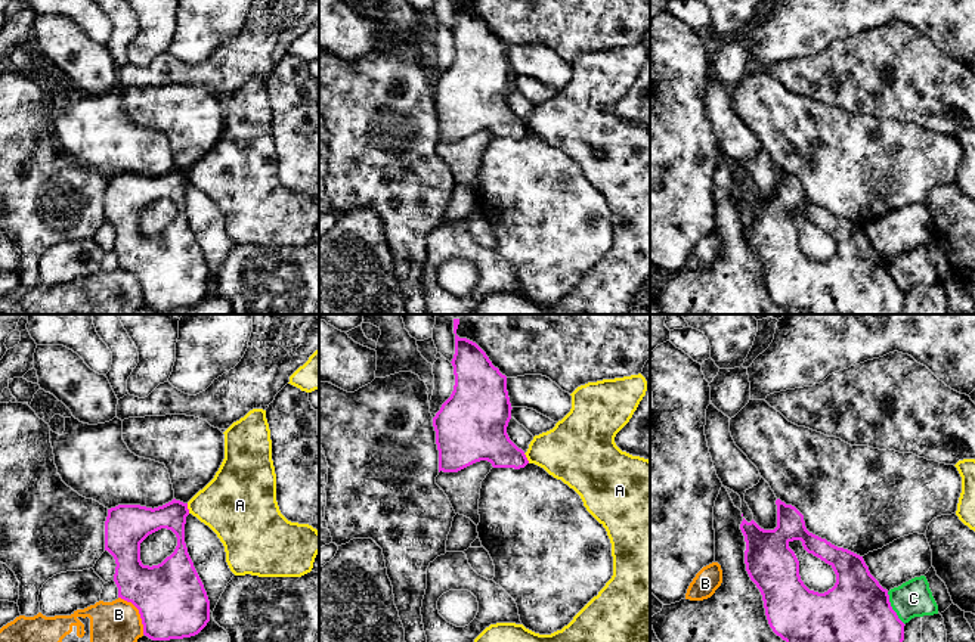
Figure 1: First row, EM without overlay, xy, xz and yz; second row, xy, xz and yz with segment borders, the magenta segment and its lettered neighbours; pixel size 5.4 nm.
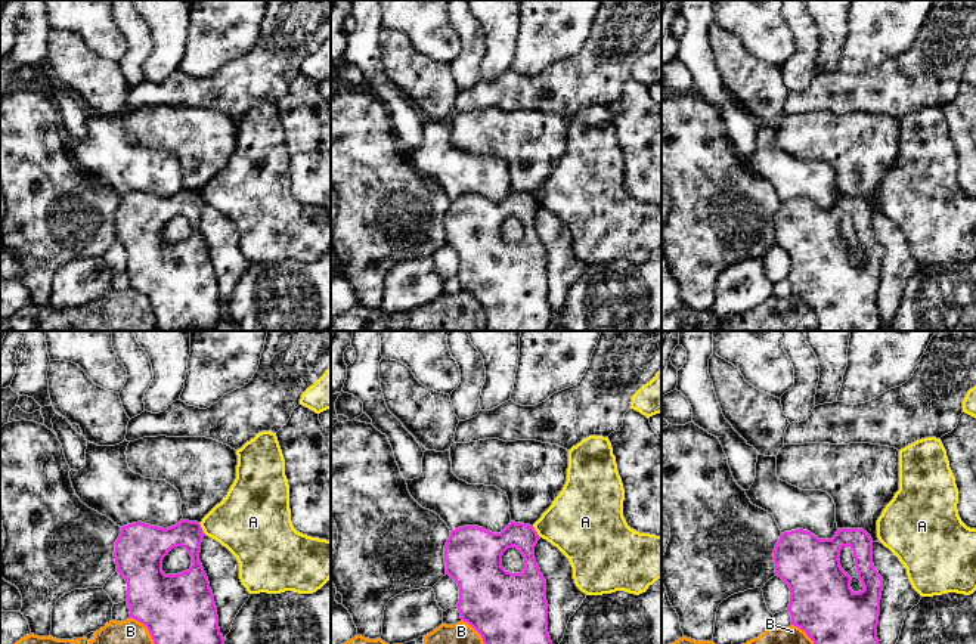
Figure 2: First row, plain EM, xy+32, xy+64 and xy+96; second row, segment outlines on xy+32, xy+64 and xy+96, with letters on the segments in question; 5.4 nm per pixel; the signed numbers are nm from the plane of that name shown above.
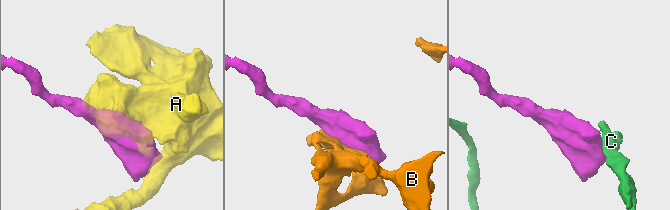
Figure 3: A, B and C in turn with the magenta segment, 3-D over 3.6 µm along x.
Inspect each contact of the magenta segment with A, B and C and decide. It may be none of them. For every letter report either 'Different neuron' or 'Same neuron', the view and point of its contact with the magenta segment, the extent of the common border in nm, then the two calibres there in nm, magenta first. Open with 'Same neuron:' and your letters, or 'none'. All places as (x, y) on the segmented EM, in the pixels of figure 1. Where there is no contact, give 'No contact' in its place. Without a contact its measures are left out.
Same neuron: none
A: Different neuron. Touches magenta at xy (186, 508). Shared border 60 nm. Thickness 160 nm (magenta) against 360 nm
B: Different neuron. Touches magenta at xy (139, 613). Shared border 240 nm. Thickness 380 nm (magenta) against 220 nm
C: Different neuron. Touches magenta at yz (891, 608). Shared border 200 nm. Thickness 360 nm (magenta) against 200 nm

